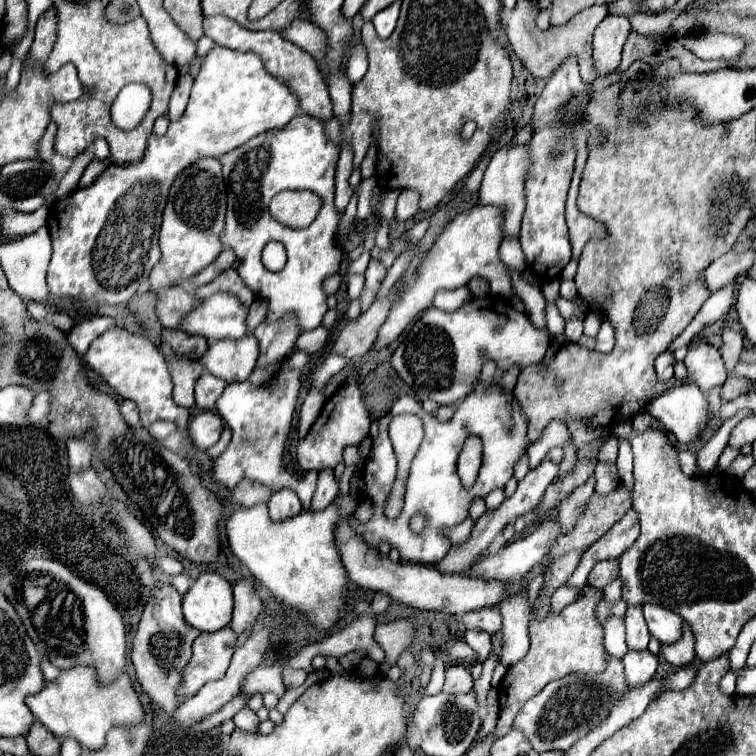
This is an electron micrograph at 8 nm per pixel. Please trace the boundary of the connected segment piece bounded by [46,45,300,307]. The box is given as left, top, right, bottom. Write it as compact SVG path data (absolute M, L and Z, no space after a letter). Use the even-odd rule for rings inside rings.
M214 45L214 47L208 51L208 55L202 59L202 67L200 67L200 71L198 71L198 75L196 75L196 81L194 81L194 87L192 87L192 95L190 95L190 103L188 103L184 115L182 115L178 121L170 123L166 135L158 137L156 133L152 133L152 135L148 137L148 145L146 145L144 157L142 157L140 161L136 161L136 163L124 163L124 165L114 165L114 163L112 163L110 169L106 169L90 187L80 187L80 189L72 191L68 197L56 201L56 203L50 207L48 229L50 229L50 237L52 237L52 259L50 259L48 277L46 277L50 293L52 293L54 297L62 297L62 299L68 297L68 299L74 299L74 301L78 301L78 303L82 303L82 305L90 305L90 307L94 307L94 305L98 305L98 303L108 303L108 305L124 305L124 303L128 303L128 299L138 291L140 283L148 279L148 273L152 271L152 267L154 267L156 261L160 259L160 249L156 251L156 245L158 245L158 233L160 233L160 225L162 225L162 213L164 213L164 207L166 207L166 201L168 201L170 187L174 185L174 181L178 179L178 175L180 175L184 169L188 169L190 165L194 165L194 163L196 163L198 159L202 159L202 157L214 157L214 159L218 159L218 157L222 157L224 153L228 153L228 151L232 151L232 149L236 149L236 147L248 143L252 137L256 137L256 135L260 135L260 133L266 133L266 131L270 131L270 129L282 129L282 127L284 127L294 115L298 115L298 113L300 113L300 109L298 109L296 97L294 97L292 93L288 93L286 87L278 85L278 81L276 81L274 77L270 77L270 75L264 71L264 65L262 65L260 57L256 57L254 53L240 53L240 51L236 51L236 49L228 49L228 47L222 47L222 45ZM96 243L98 243L98 267L96 267L96 271L94 271L94 245L96 245Z

